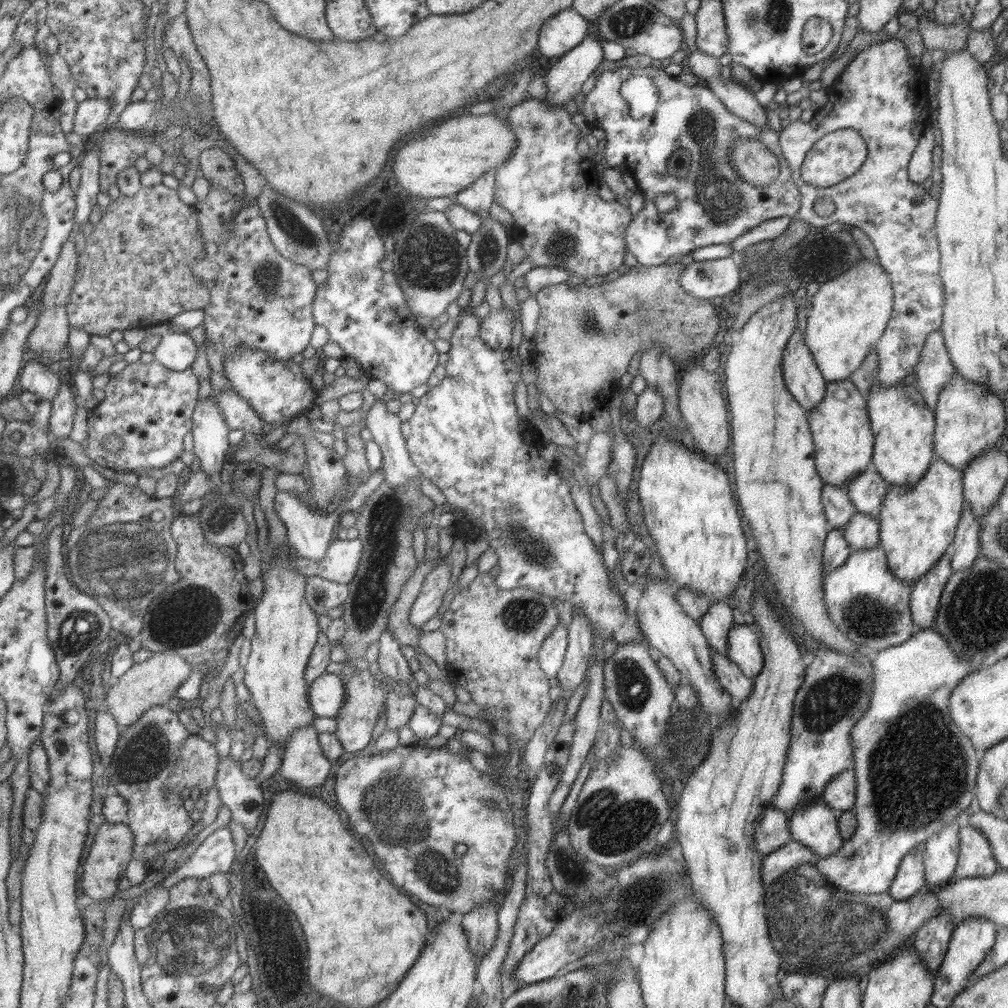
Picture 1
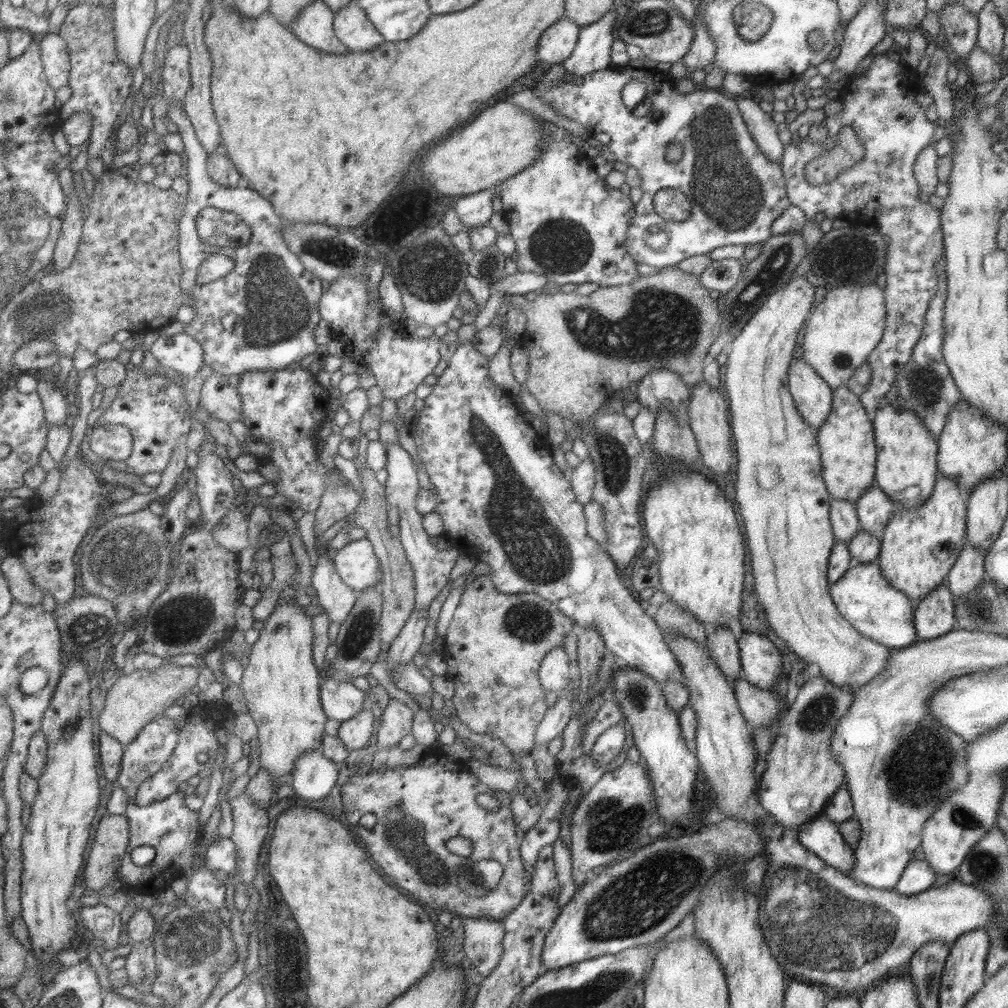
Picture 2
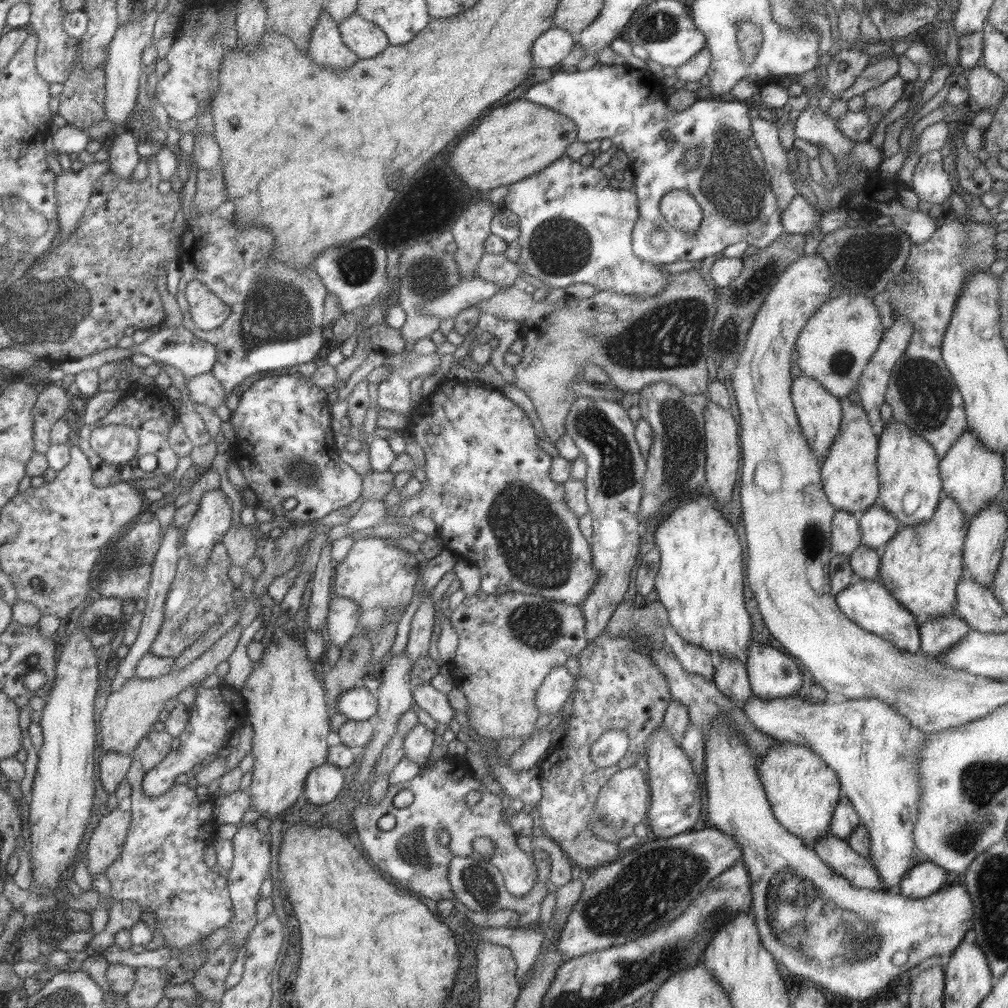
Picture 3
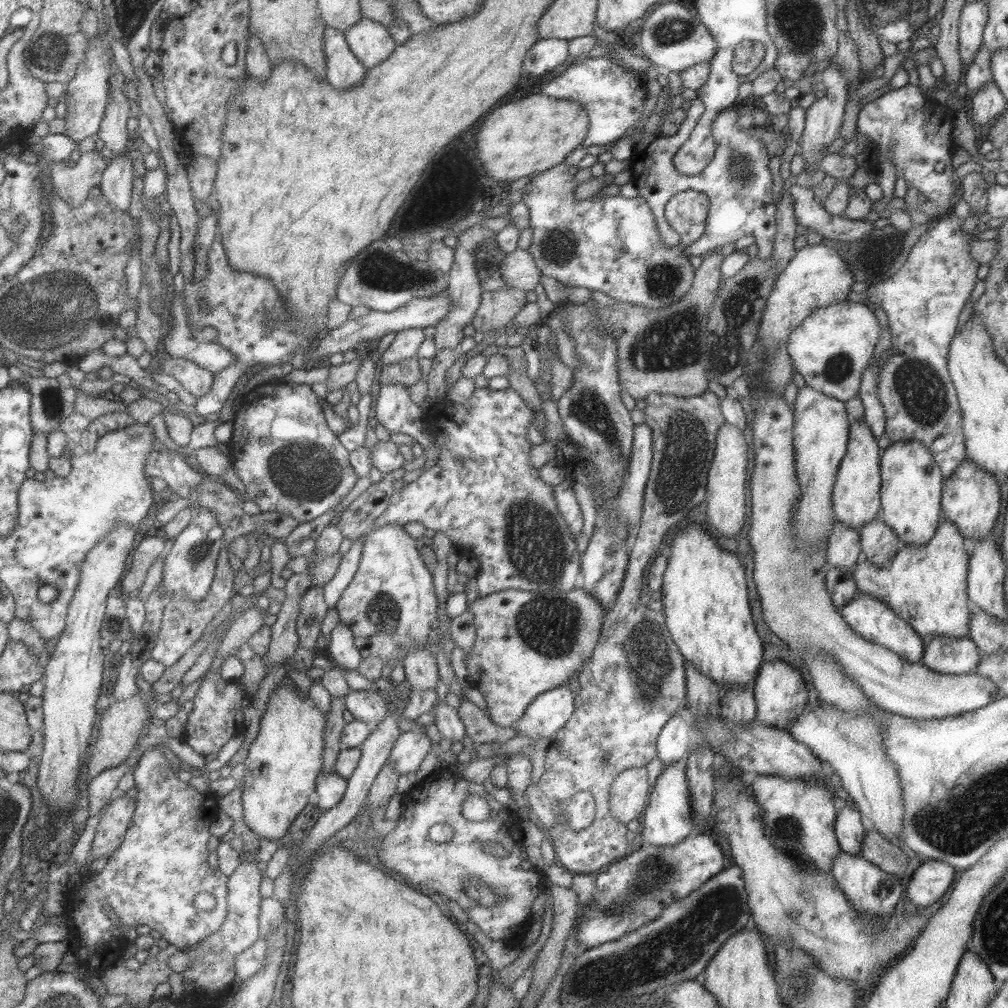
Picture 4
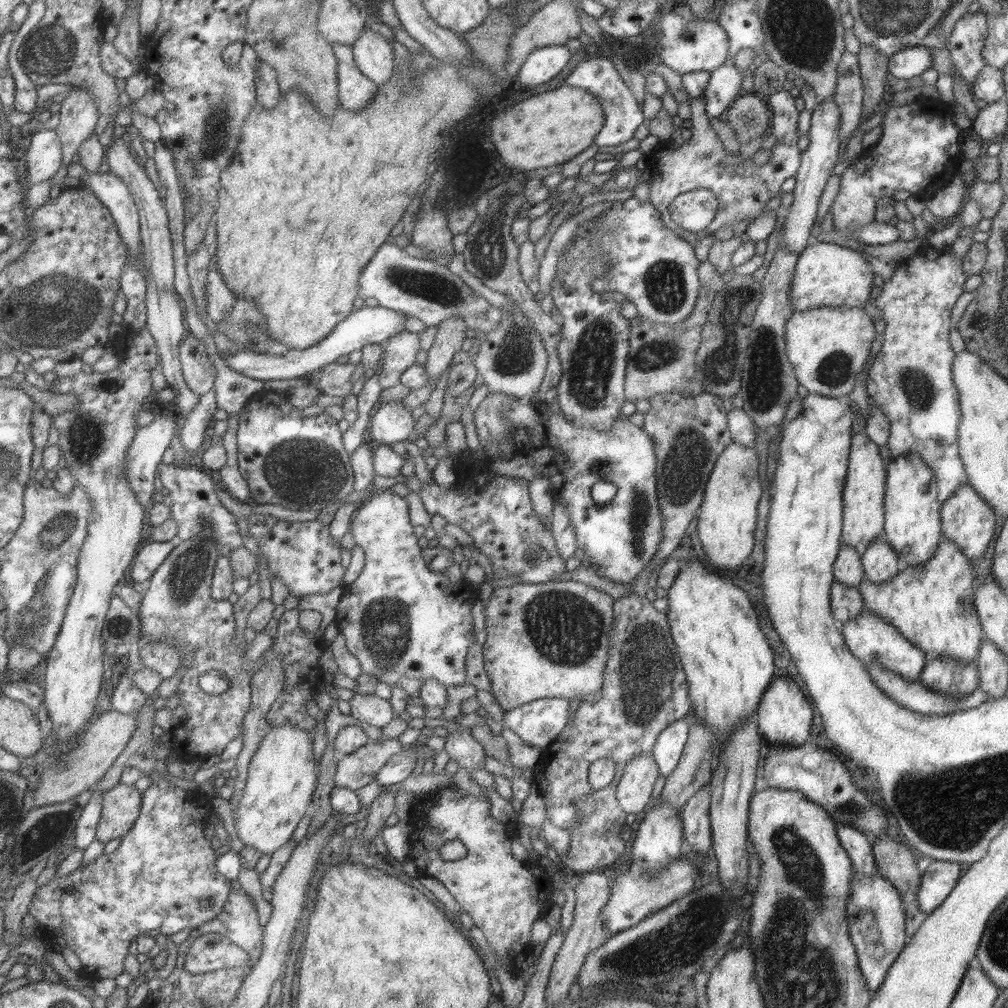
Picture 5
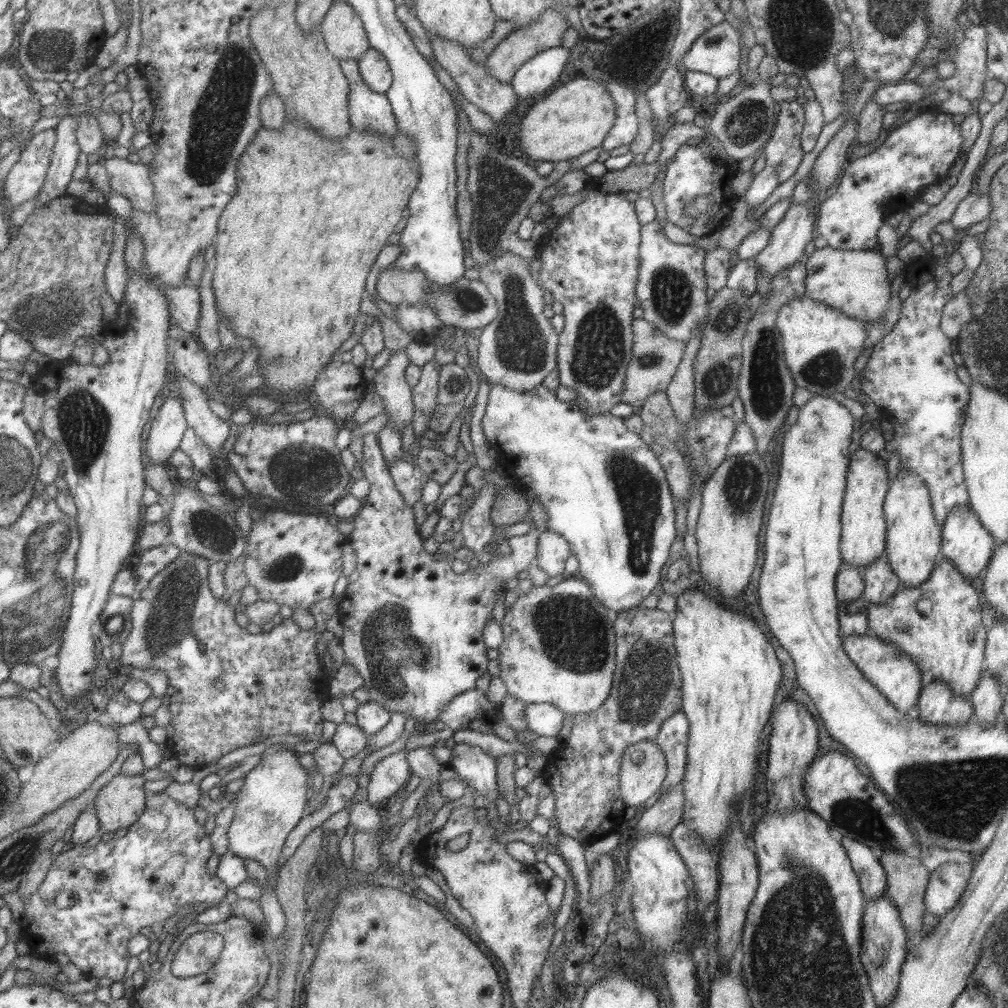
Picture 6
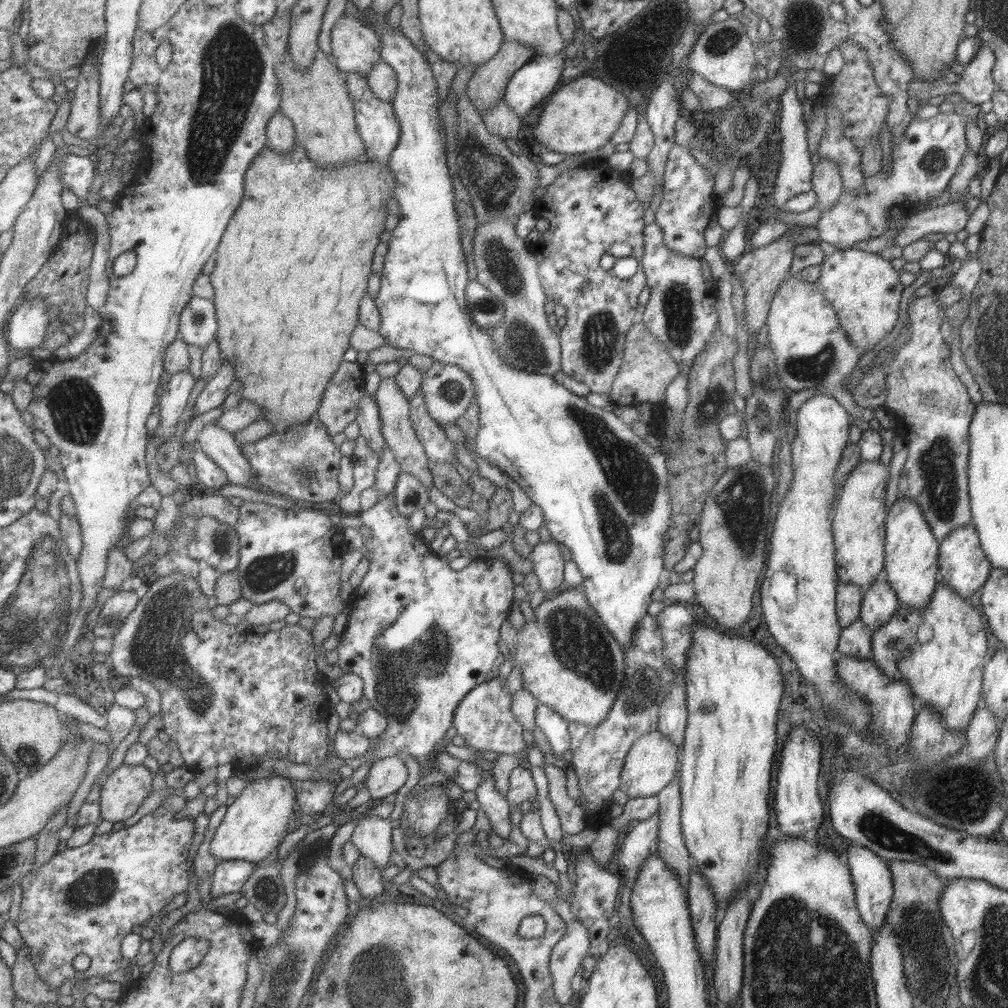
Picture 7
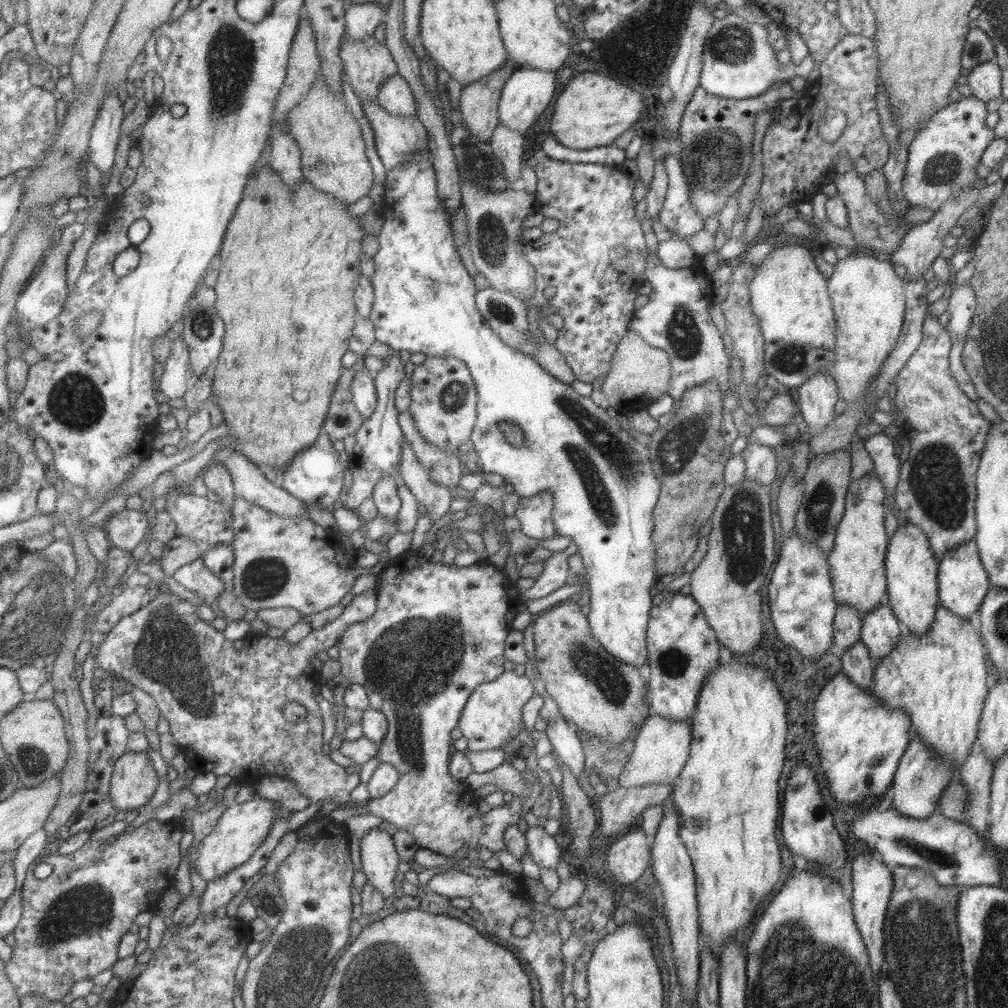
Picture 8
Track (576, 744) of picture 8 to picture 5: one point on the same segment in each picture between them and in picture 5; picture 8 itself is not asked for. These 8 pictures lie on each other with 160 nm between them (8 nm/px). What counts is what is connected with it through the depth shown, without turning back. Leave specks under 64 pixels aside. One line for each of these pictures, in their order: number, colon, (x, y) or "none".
5: (537, 723)
6: (543, 719)
7: (554, 727)

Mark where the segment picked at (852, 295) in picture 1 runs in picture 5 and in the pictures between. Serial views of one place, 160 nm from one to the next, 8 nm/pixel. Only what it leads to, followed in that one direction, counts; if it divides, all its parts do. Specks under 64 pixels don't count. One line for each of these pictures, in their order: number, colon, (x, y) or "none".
2: (846, 324)
3: (837, 341)
4: (830, 349)
5: (827, 346)

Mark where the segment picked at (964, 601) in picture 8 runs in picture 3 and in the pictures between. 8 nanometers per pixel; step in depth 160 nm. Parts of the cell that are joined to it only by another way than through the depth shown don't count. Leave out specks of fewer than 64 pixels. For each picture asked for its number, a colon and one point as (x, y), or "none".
3: (972, 475)
4: (970, 495)
5: (966, 519)
6: (965, 542)
7: (963, 566)

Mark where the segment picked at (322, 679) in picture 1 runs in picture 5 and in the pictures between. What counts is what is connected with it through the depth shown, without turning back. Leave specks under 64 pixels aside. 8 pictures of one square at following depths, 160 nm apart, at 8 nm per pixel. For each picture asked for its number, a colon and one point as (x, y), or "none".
2: (340, 699)
3: (358, 703)
4: (366, 706)
5: (369, 708)

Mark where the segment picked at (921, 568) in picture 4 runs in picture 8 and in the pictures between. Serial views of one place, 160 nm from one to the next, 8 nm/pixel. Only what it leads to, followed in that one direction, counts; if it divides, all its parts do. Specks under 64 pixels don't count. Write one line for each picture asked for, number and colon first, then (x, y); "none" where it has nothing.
5: (931, 604)
6: (948, 644)
7: (945, 673)
8: (938, 678)

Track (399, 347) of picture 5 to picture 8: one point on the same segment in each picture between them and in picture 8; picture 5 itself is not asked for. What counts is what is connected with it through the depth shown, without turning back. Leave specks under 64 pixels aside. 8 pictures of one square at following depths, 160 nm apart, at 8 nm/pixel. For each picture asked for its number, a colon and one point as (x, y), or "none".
6: (389, 383)
7: (393, 406)
8: (435, 498)

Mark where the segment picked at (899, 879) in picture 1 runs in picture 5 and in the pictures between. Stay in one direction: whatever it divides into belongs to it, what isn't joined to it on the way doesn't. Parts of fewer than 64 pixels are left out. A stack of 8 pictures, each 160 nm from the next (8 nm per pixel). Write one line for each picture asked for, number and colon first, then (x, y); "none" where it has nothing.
2: (917, 876)
3: (924, 878)
4: (928, 882)
5: (939, 877)

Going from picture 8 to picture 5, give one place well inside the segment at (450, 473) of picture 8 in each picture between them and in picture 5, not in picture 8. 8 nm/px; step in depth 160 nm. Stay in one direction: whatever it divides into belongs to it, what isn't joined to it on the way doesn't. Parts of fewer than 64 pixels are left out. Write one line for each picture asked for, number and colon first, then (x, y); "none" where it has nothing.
5: (450, 334)
6: (424, 392)
7: (437, 447)

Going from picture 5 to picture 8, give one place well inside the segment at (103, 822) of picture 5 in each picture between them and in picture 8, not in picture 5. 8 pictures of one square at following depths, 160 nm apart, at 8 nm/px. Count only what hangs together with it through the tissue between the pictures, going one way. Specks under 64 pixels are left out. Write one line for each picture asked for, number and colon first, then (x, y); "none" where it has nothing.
6: (119, 804)
7: (124, 790)
8: (133, 781)

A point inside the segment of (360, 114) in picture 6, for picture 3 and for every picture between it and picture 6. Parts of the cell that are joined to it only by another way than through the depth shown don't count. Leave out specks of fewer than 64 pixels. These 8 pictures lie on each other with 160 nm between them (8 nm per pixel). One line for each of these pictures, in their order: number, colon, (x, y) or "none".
3: (325, 47)
4: (342, 69)
5: (355, 90)

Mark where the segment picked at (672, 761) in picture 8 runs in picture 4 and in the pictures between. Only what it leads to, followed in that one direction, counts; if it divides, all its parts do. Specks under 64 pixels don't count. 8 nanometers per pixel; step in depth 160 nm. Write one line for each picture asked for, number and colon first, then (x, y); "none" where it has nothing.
4: (629, 791)
5: (633, 792)
6: (642, 770)
7: (652, 760)

